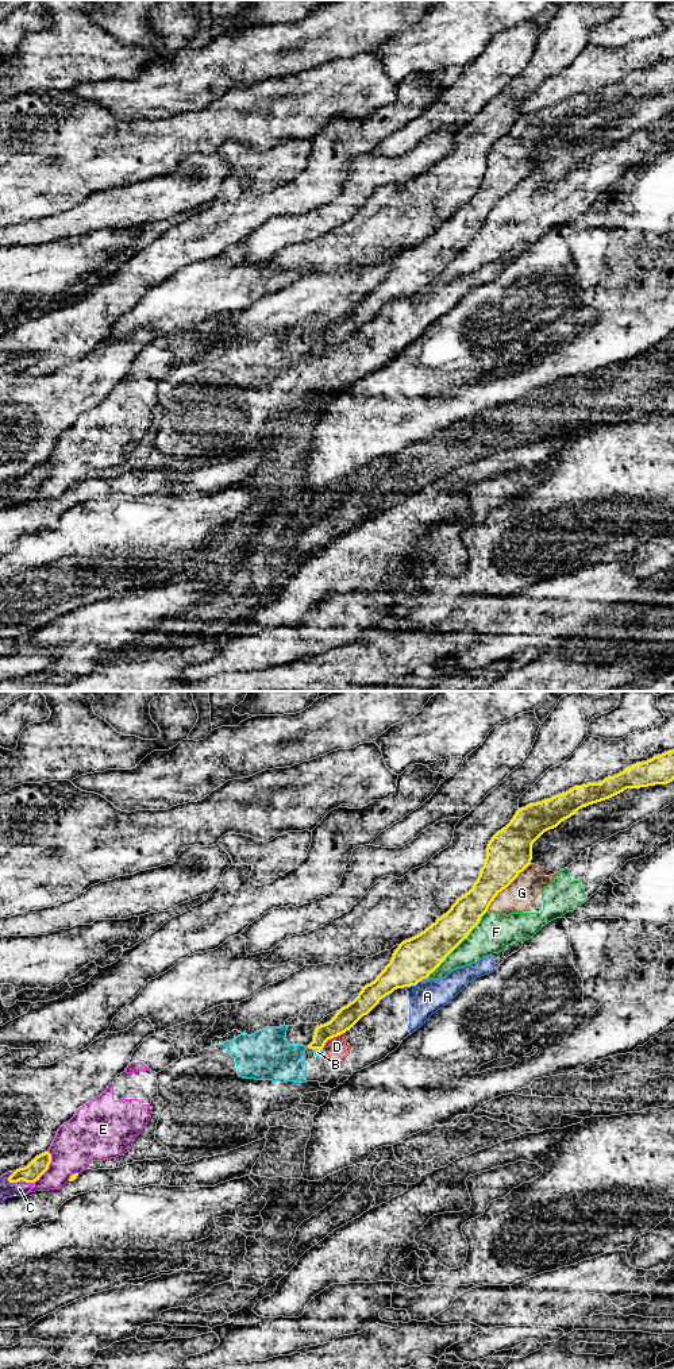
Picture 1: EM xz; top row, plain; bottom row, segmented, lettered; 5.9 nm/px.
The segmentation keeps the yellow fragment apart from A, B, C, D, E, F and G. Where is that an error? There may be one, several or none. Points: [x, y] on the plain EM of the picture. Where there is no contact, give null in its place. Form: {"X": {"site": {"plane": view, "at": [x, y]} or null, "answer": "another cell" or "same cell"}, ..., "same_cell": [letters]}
{"A": {"site": {"plane": "xz", "at": [415, 293]}, "answer": "another cell"}, "B": {"site": {"plane": "xz", "at": [318, 357]}, "answer": "another cell"}, "C": {"site": {"plane": "xz", "at": [16, 490]}, "answer": "another cell"}, "D": {"site": {"plane": "xz", "at": [331, 346]}, "answer": "another cell"}, "E": {"site": {"plane": "xz", "at": [46, 478]}, "answer": "another cell"}, "F": {"site": {"plane": "xz", "at": [459, 251]}, "answer": "another cell"}, "G": {"site": {"plane": "xz", "at": [507, 195]}, "answer": "another cell"}, "same_cell": []}

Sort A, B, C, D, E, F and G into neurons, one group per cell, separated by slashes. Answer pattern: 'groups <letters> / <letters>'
groups A B D / C E / F G

